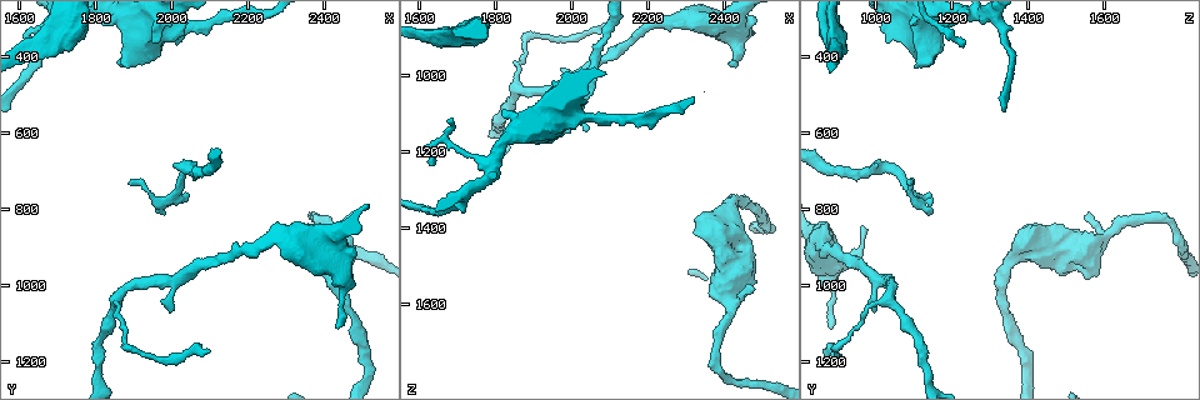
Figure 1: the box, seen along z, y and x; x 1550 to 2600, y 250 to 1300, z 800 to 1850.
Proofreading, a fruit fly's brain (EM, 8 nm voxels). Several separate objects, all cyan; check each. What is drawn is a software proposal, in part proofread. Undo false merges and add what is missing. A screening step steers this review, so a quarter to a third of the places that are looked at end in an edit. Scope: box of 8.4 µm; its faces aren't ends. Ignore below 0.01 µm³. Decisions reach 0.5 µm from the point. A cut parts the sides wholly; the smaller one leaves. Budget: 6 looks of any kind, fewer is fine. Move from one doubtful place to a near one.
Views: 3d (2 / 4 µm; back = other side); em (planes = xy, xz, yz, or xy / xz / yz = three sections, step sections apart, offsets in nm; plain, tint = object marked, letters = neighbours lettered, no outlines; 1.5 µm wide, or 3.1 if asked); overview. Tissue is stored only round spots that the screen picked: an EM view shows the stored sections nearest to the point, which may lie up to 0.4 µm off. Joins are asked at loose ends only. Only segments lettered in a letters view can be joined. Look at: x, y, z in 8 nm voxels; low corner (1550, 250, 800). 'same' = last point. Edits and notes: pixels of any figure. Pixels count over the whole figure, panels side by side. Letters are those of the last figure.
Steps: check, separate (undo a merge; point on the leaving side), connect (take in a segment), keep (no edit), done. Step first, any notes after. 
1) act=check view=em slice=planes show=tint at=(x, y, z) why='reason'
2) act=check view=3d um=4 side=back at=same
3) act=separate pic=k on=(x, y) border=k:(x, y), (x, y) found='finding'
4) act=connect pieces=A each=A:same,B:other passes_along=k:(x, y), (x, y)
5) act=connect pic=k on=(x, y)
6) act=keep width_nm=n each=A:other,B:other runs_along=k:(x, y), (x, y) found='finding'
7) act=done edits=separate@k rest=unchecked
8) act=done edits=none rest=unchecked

act=check view=em slice=yz step=8 show=letters at=(1870, 415, 1150) why='thick end'

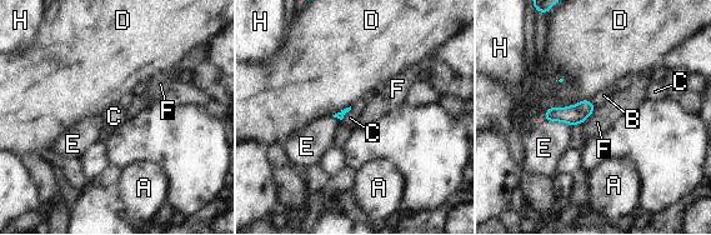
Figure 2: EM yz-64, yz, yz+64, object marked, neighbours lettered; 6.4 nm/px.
act=check view=em slice=planes show=letters at=same

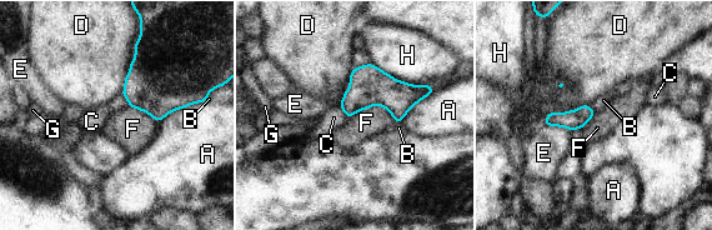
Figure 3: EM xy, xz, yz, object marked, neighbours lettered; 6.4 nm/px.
act=keep each=A:other,B:other,C:other,D:other,E:other,F:other,G:other,H:other border=3:(347, 119), (381, 105), (395, 121) found='none of them fits'

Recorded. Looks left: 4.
act=check view=3d um=4 side=back at=(1635, 360, 1230) why='free end'

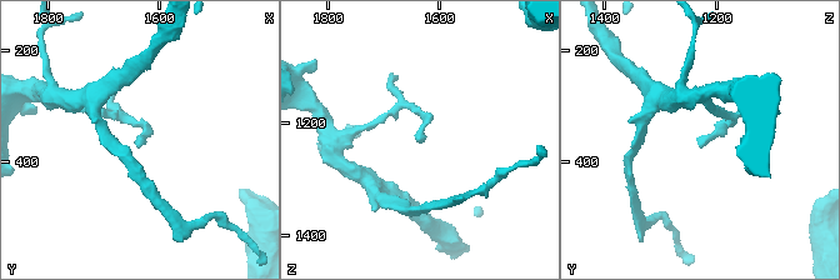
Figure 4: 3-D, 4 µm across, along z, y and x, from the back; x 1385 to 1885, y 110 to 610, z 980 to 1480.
act=check view=em slice=planes show=letters at=(1630, 355, 1235) why='now the EM'

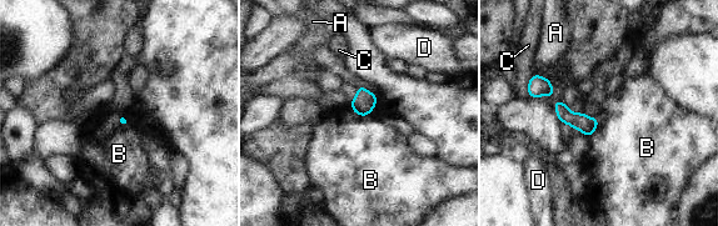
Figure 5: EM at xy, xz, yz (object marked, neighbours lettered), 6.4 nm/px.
act=keep longest_contact=C:150nm each=A:other,B:other,C:other,D:other found='none of them fits'

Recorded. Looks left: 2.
act=check view=3d um=2 at=(1890, 740, 1080) why='thin end'

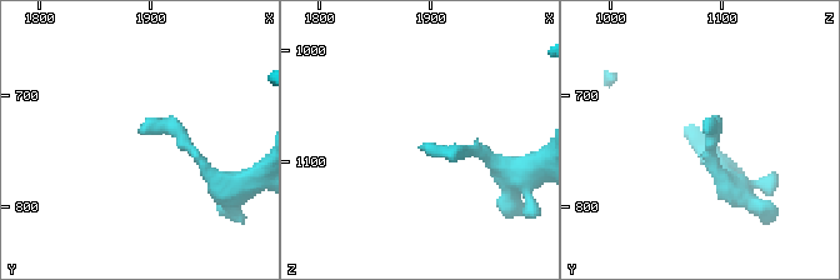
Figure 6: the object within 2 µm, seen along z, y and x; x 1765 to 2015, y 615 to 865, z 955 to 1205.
act=check view=em slice=planes show=letters at=(1890, 732, 1086) why='need the tissue'

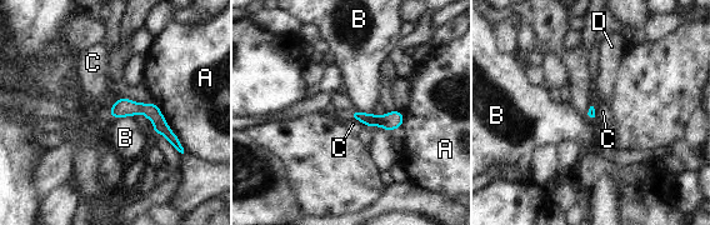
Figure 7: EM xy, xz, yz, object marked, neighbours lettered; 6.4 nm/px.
act=keep each=A:other,B:other,C:other,D:other border=7:(130, 115), (111, 118) found='none of them fits'

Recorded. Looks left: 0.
act=done edits=none rest=unchecked

